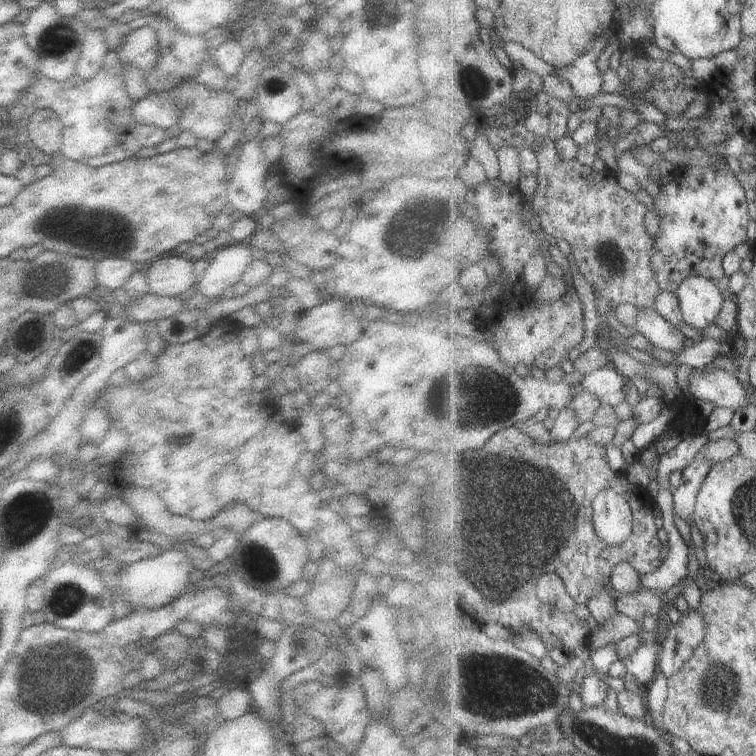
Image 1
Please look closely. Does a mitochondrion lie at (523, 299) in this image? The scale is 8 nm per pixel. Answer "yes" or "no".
no

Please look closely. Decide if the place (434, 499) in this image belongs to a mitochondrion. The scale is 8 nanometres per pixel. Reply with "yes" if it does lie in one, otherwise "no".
no

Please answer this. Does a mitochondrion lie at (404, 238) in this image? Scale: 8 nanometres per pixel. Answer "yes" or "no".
yes

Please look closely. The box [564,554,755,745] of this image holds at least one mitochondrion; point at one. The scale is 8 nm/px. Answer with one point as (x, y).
(716, 688)

